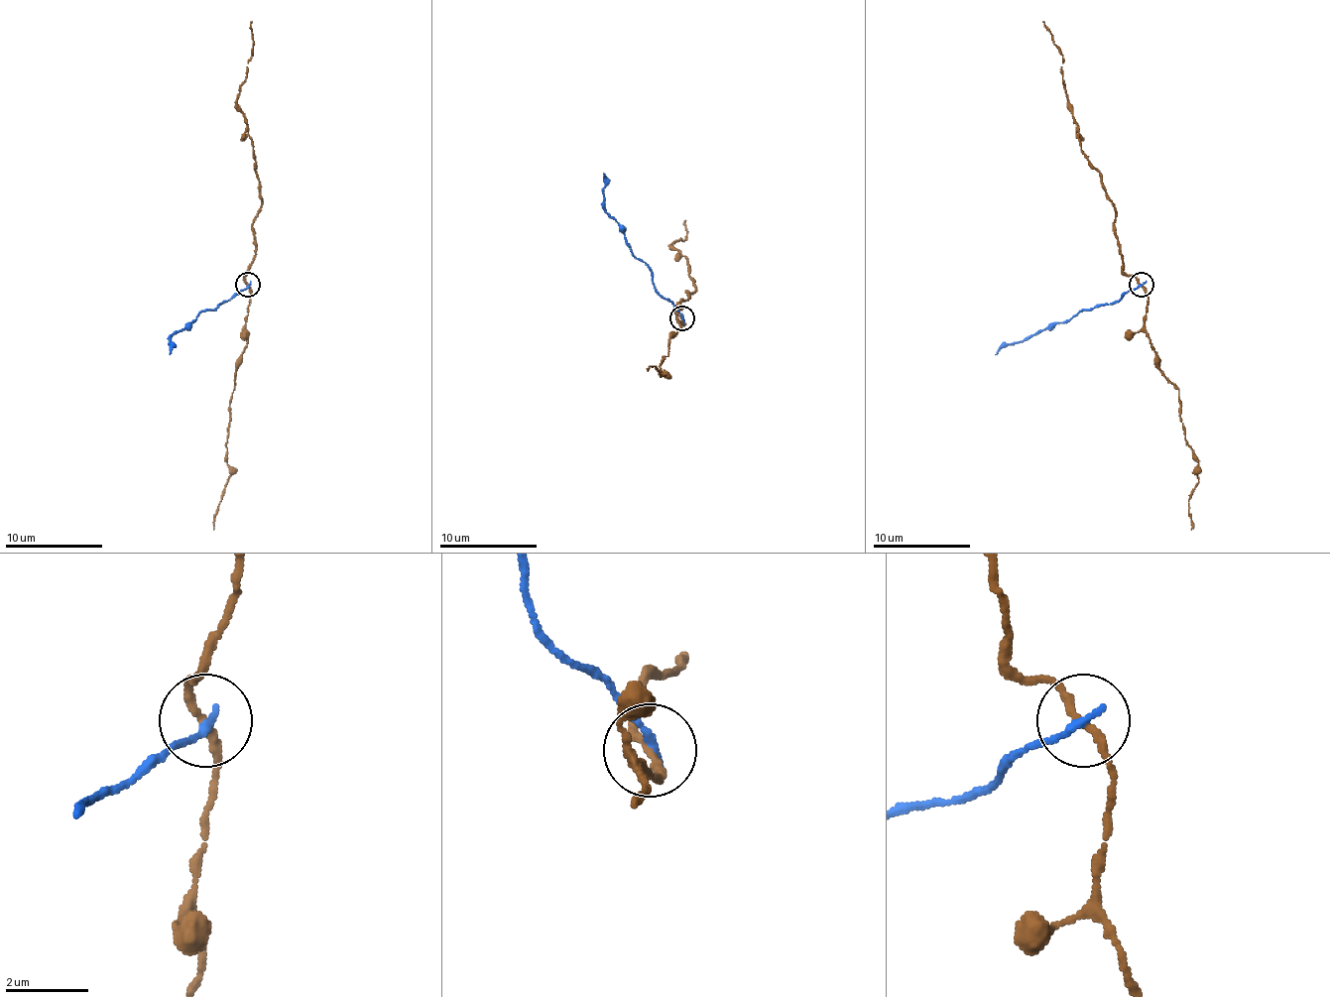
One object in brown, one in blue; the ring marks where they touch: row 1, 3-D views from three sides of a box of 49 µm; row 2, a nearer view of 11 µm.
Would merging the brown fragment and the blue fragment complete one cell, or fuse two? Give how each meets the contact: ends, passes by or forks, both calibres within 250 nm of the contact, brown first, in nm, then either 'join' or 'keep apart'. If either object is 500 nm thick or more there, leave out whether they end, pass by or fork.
brown passes by; blue ends there; 190 nm thick on the brown side, 190 nm on the other; join

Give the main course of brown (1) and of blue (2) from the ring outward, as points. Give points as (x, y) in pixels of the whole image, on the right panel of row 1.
1: (1142, 285), (1125, 271), (1112, 199), (1100, 173), (1080, 148), (1078, 124), (1060, 74), (1060, 50), (1043, 21)
2: (1142, 285), (1110, 303), (1095, 305), (1002, 346), (995, 353)

